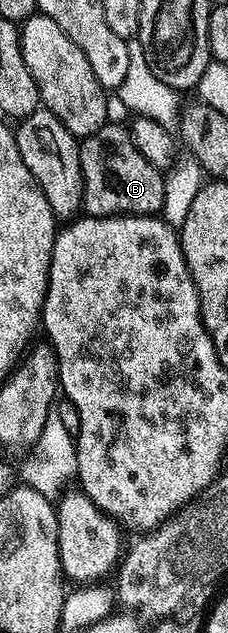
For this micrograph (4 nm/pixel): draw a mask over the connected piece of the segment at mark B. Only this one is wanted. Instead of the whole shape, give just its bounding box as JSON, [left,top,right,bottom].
[78,124,166,218]

